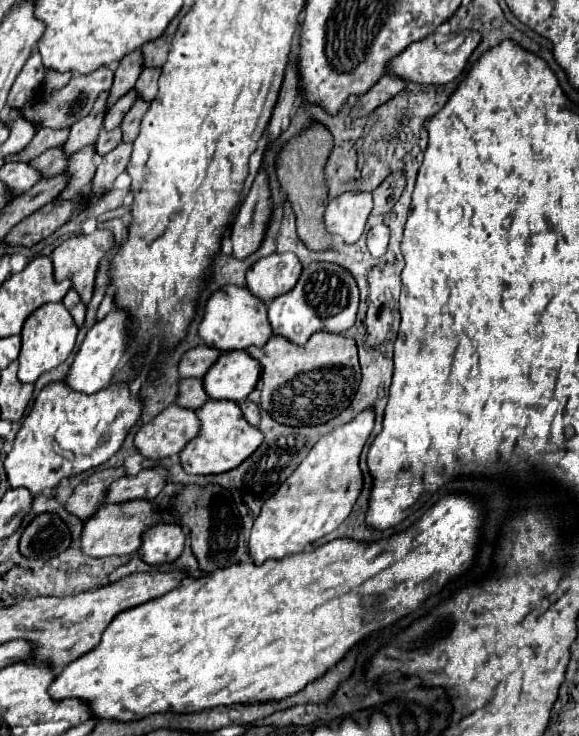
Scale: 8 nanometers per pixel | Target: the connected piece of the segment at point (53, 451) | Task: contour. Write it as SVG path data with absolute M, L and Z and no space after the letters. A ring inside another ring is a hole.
M65 383L47 385L37 395L15 435L13 451L5 459L11 489L25 487L31 495L41 495L45 489L55 489L61 477L99 467L119 451L139 415L141 401L139 397L129 395L129 385L111 385L95 395L75 393Z

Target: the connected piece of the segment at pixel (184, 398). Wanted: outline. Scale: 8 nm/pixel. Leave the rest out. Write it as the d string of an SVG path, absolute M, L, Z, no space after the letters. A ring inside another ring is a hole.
M181 379L181 387L179 387L179 397L177 397L177 405L185 407L185 409L199 409L203 403L207 401L207 393L203 389L203 379Z

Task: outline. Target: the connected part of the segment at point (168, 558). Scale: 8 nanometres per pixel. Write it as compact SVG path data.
M161 523L145 533L145 541L137 551L147 565L163 565L179 559L185 547L185 533L179 525Z

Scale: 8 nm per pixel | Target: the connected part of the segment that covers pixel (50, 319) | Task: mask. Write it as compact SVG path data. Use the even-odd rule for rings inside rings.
M49 303L49 305L39 307L37 311L33 311L27 317L21 337L23 337L23 347L18 356L17 378L21 379L21 383L35 383L39 379L39 375L55 369L69 357L69 353L75 345L77 325L73 323L73 317L65 309L63 303Z

